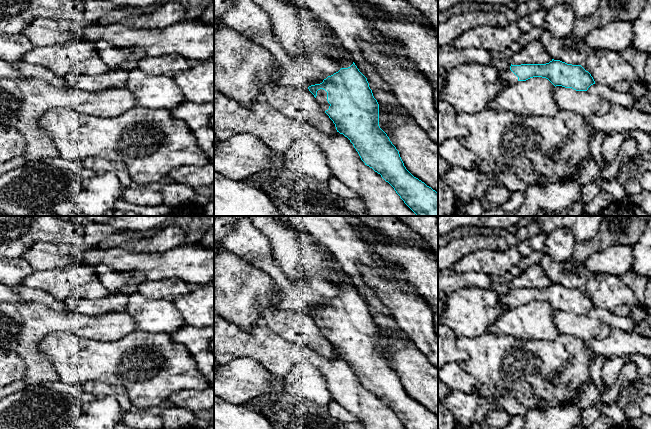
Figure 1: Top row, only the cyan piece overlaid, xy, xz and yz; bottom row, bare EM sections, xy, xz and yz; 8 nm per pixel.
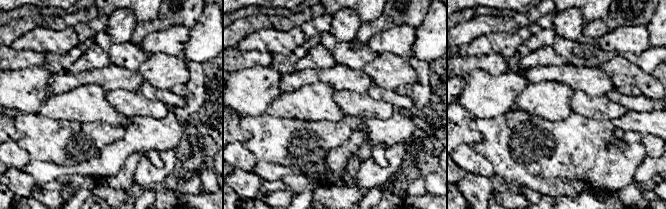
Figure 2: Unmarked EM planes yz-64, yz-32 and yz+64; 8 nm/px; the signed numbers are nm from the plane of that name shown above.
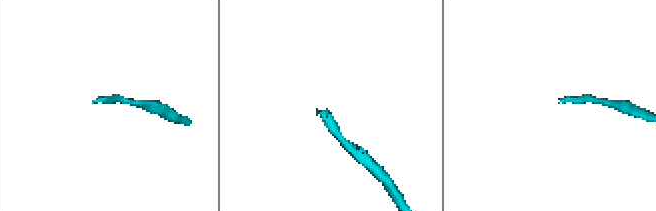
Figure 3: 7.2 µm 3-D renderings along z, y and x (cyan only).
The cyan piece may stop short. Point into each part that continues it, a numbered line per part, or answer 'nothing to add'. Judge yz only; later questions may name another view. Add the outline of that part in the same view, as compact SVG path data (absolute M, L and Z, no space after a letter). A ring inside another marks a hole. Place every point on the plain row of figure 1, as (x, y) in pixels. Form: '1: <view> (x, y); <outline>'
1: yz (508, 300); M510 293L507 295L502 295L501 298L504 306L508 307L509 309L518 306L518 301Z

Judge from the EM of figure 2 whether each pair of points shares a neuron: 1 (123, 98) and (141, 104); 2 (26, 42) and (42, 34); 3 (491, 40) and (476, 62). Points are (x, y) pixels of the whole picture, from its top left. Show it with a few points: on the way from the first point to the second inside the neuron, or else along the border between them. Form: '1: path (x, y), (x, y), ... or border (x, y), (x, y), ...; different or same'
1: path (127, 102), (129, 104), (137, 104); same
2: path (30, 41), (38, 38); same
3: border (463, 51), (469, 55), (499, 53), (504, 58); different

